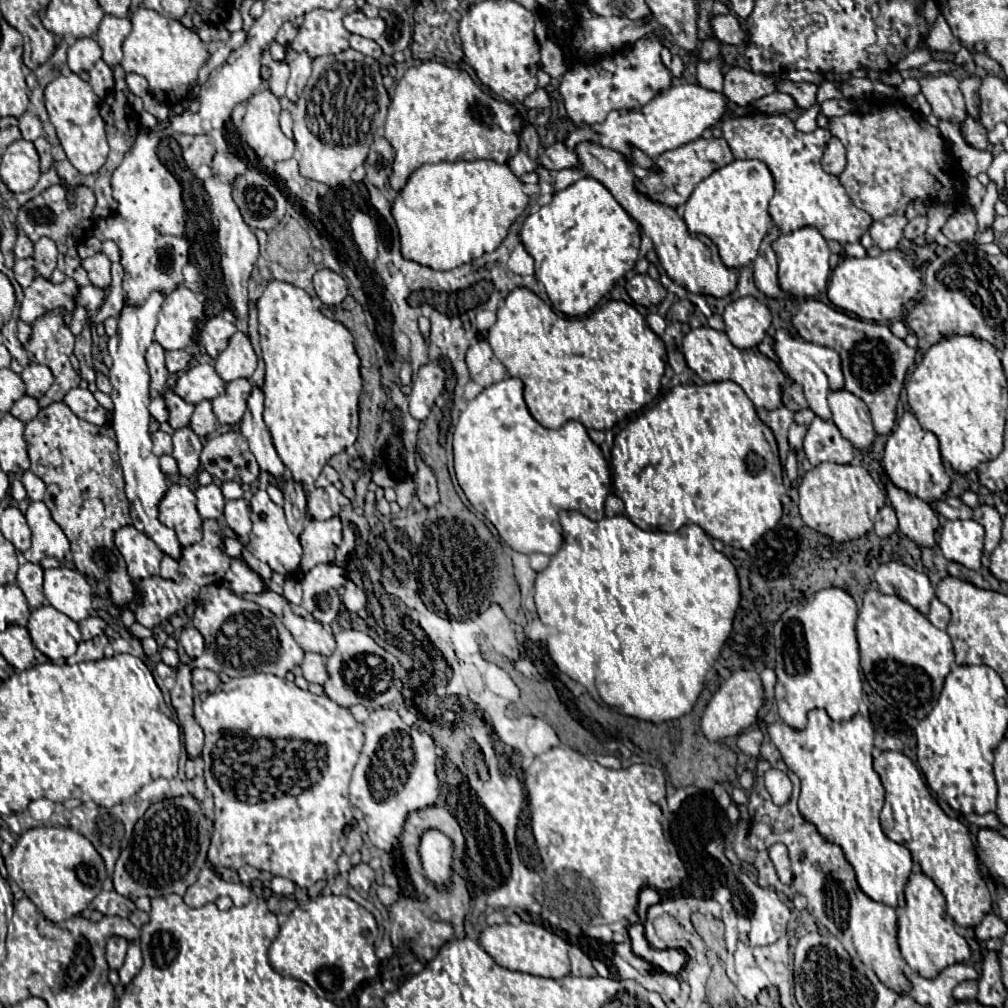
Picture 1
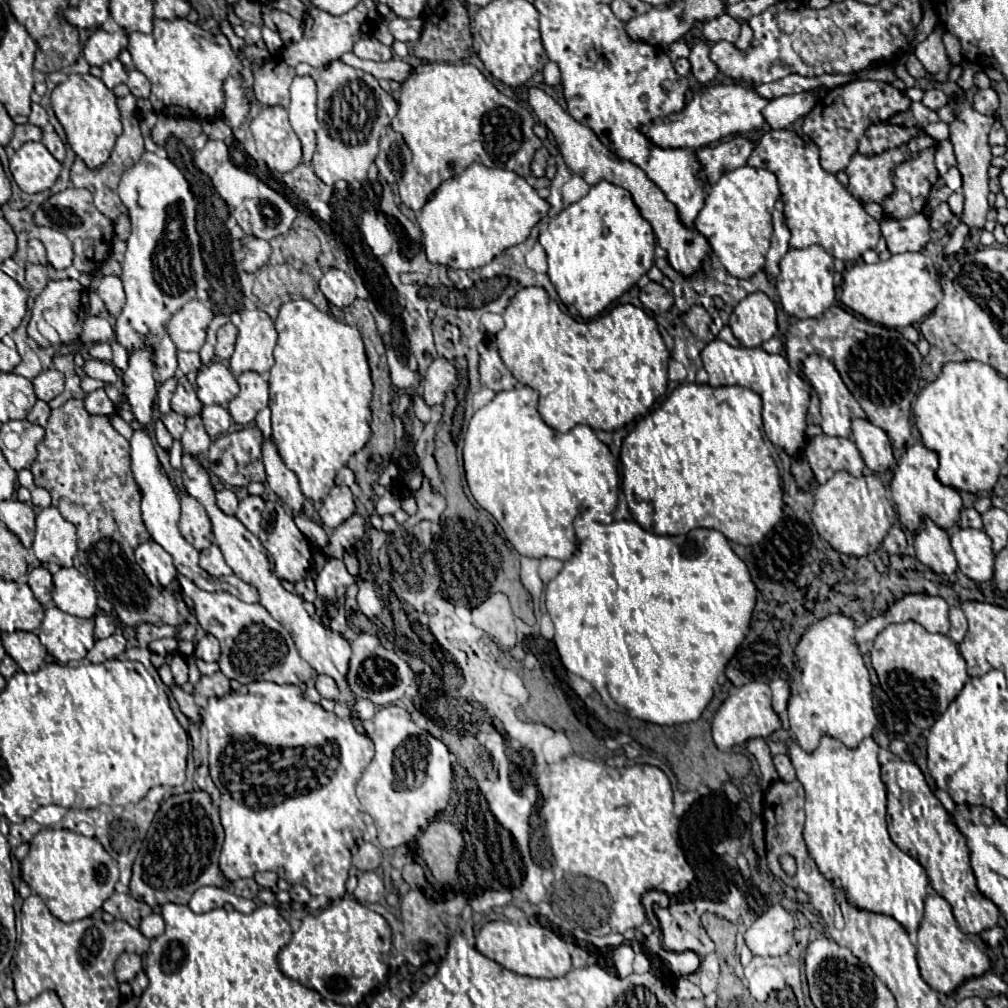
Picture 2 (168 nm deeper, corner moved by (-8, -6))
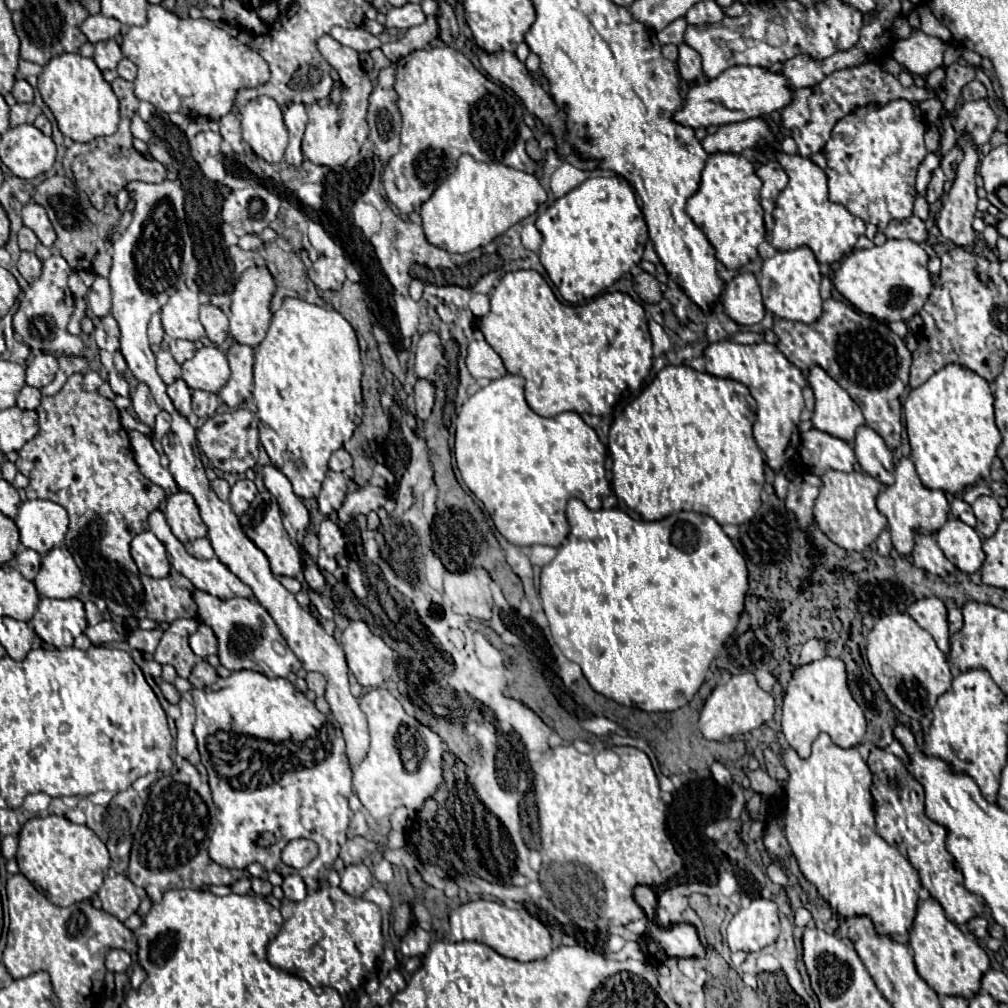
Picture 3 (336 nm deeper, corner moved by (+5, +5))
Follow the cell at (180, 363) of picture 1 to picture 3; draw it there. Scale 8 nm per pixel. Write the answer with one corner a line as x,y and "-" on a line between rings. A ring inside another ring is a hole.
171,340
169,342
169,352
175,358
177,364
183,364
185,360
189,360
191,356
195,356
195,344
189,340

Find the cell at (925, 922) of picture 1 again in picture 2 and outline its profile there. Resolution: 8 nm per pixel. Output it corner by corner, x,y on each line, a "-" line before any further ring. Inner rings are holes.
928,895
924,919
918,929
918,967
924,981
940,995
954,995
956,987
960,987
964,979
974,979
988,973
990,965
988,955
980,951
958,927
950,903
940,895

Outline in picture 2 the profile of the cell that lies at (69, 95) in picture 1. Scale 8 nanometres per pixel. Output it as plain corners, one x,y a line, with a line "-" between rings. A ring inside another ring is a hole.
70,73
66,81
58,83
52,91
52,109
66,131
66,139
74,153
84,159
90,169
98,169
112,153
116,139
120,137
122,123
116,107
116,95
104,85
102,79
86,73

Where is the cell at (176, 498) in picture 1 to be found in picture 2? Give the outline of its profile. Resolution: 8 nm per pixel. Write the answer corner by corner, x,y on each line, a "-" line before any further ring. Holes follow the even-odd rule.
184,493
180,497
180,505
182,505
182,517
180,517
182,537
192,547
196,547
198,551
210,547
212,541
214,541
212,525
210,525
210,519
208,519
202,503
198,503
194,497

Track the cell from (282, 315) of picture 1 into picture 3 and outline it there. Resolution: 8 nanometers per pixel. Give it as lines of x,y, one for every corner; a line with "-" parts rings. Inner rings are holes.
285,298
281,308
277,312
273,312
273,320
269,326
269,332
265,336
265,340
257,346
255,350
255,388
253,388
253,400
257,404
259,410
259,438
263,448
267,450
271,462
289,478
289,482
293,484
293,490
299,498
311,498
317,496
321,482
325,480
327,474
327,462
331,458
331,454
335,450
339,450
343,446
343,442
347,442
353,434
353,430
361,424
361,416
363,416
363,400
361,400
361,374
363,374
363,366
361,366
361,356
359,356
359,346
357,346
357,336
355,330
351,328
351,324
335,310
331,308
319,308
315,304
309,304
301,298

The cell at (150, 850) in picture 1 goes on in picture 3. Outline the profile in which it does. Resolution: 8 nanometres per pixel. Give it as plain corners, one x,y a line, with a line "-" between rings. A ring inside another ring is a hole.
187,760
183,768
171,776
159,778
151,788
145,812
133,838
131,860
127,868
129,880
143,888
155,902
167,890
175,888
201,888
205,884
225,884
225,872
229,882
229,870
215,864
209,854
209,834
215,826
215,806
211,800
209,784
201,782
199,772

